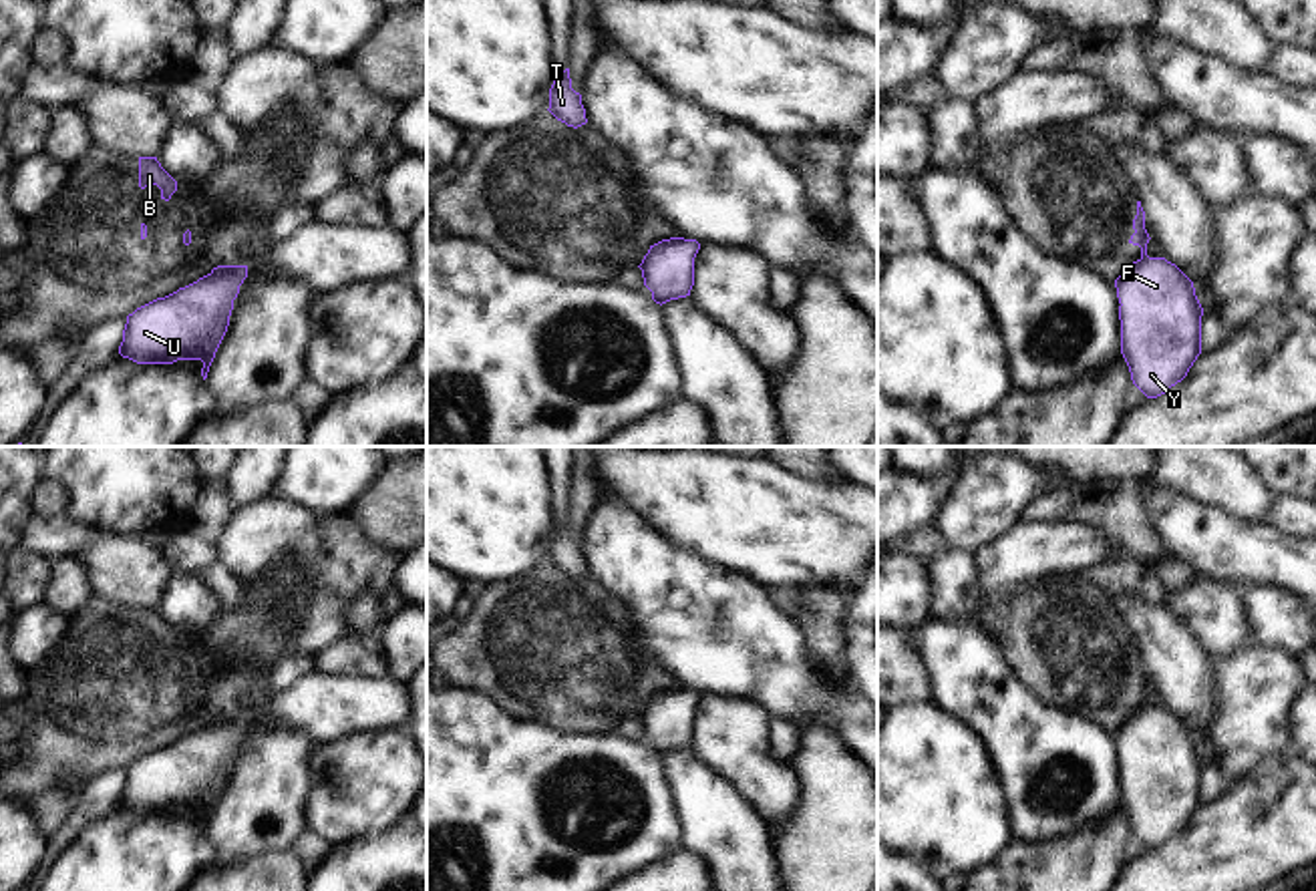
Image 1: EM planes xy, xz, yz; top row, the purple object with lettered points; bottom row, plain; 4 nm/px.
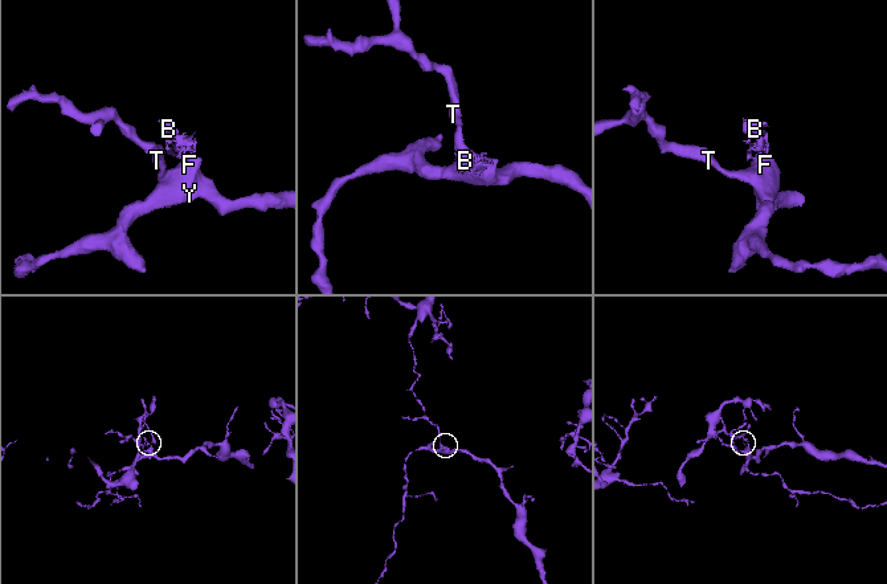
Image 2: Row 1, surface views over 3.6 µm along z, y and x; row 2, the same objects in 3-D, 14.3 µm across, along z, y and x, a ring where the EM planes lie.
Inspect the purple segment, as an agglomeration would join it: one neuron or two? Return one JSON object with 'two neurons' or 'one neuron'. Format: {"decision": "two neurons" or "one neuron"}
{"decision": "two neurons"}

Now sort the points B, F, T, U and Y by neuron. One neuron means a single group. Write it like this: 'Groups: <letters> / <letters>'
Groups: B / F T U Y

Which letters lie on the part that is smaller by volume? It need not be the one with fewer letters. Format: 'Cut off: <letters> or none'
Cut off: B

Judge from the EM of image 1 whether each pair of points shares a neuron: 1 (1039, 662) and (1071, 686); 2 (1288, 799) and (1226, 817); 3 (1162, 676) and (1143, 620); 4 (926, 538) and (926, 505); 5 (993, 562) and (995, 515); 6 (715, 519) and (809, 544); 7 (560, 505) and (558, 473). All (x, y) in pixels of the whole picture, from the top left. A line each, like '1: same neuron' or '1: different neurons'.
1: same neuron
2: same neuron
3: same neuron
4: different neurons
5: different neurons
6: same neuron
7: same neuron

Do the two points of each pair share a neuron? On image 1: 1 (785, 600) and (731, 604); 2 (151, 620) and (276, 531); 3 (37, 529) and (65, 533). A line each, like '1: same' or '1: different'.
1: different
2: different
3: same

